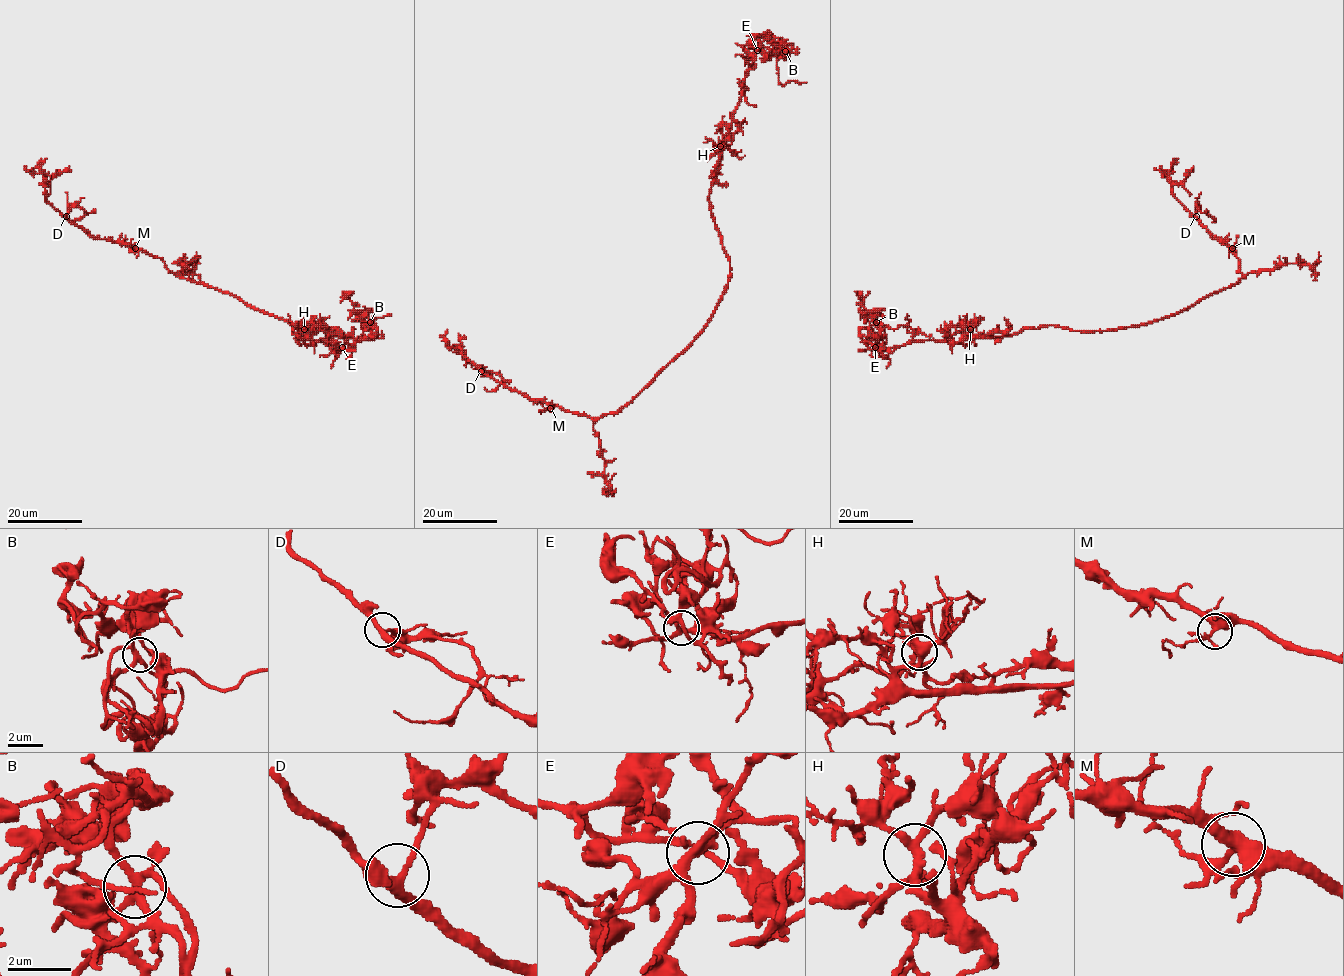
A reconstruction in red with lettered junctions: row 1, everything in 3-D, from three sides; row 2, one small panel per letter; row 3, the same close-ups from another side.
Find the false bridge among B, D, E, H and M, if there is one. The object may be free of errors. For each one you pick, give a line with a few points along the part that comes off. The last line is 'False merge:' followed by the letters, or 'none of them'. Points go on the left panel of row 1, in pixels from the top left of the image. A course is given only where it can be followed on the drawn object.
E: (342, 347), (354, 343), (354, 339), (372, 325), (363, 324), (362, 329), (368, 321), (390, 314)
False merge: E

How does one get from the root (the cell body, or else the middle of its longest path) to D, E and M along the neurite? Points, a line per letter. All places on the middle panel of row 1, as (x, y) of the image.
D: (715, 308), (703, 331), (628, 403), (597, 418), (529, 399), (481, 371)
E: (715, 308), (727, 283), (729, 257), (709, 194), (746, 71), (757, 50)
M: (715, 308), (703, 331), (616, 411), (592, 419), (558, 406), (550, 408)

